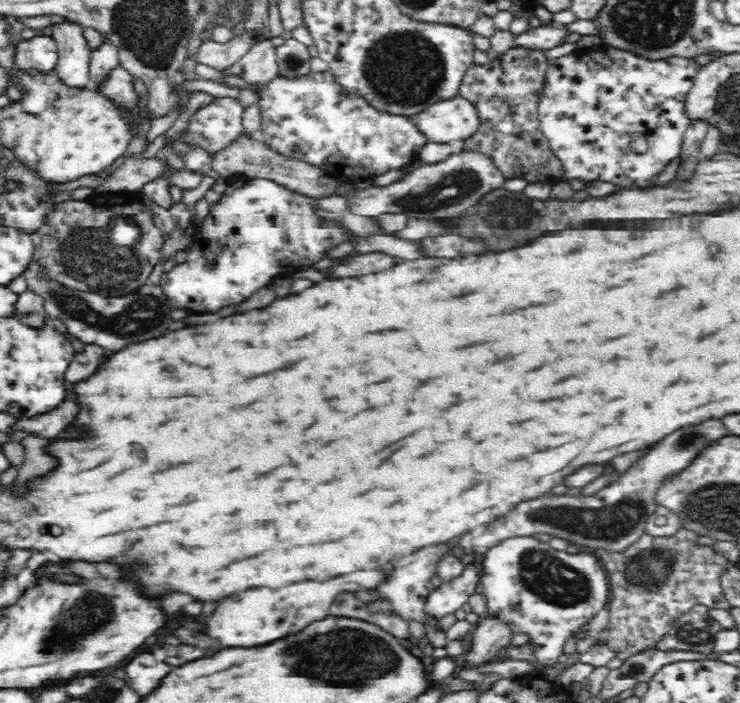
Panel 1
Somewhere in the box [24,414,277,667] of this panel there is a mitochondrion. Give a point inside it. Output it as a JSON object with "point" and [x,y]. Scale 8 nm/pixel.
{"point":[56,641]}

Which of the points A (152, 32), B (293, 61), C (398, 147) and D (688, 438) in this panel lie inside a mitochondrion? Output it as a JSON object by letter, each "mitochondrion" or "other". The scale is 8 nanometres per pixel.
{"A":"mitochondrion","B":"mitochondrion","C":"other","D":"mitochondrion"}

